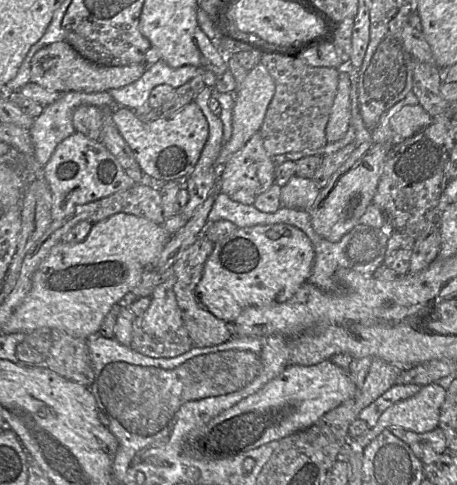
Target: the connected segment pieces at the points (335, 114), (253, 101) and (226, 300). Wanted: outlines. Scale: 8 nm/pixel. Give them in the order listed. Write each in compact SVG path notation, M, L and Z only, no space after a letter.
M339 70L337 93L325 129L325 135L328 143L335 142L342 138L350 126L350 89L351 81L349 74L347 74L347 72L341 72Z
M259 63L248 71L244 81L238 85L234 92L233 108L232 108L232 135L226 142L215 164L215 174L218 179L220 168L227 162L227 160L237 151L239 151L253 135L258 133L268 106L275 93L275 83L266 67Z
M276 223L237 228L215 243L204 264L196 294L200 304L211 314L233 324L247 308L290 299L308 282L314 260L311 240L295 226Z

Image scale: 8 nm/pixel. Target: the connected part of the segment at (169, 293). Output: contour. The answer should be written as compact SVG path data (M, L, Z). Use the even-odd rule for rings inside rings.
M174 275L160 282L151 295L151 303L148 309L143 315L136 317L131 343L133 350L153 358L174 358L195 347L183 323L174 292L175 282Z

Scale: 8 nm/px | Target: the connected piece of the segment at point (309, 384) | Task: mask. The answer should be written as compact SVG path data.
M331 360L311 366L290 365L260 390L192 431L183 451L199 460L239 455L311 427L325 413L350 400L355 391L349 372Z

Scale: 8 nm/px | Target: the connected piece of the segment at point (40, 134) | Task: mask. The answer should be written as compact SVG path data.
M66 92L33 121L29 129L33 144L33 160L43 167L50 160L59 143L75 133L72 114L80 105L94 105L101 109L112 109L113 97L107 92Z

